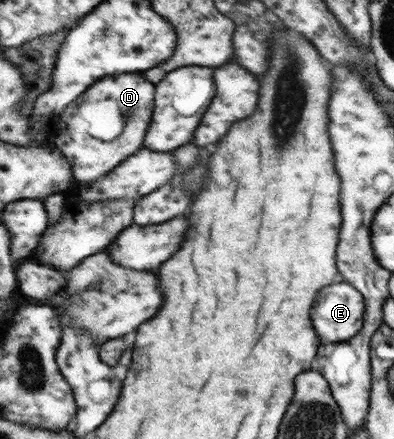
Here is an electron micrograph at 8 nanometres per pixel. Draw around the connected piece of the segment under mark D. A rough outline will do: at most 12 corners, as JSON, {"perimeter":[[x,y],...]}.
{"perimeter":[[100,78],[57,117],[50,142],[77,183],[143,148],[154,83]]}

